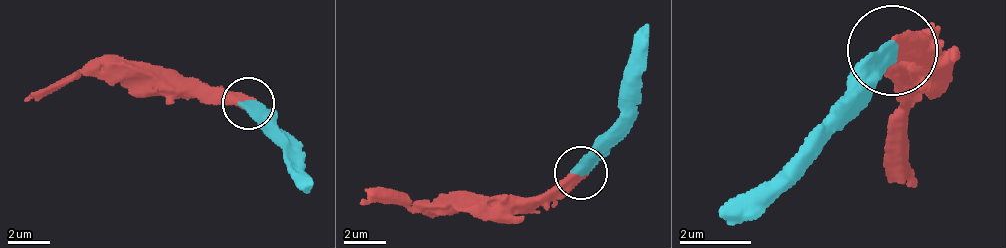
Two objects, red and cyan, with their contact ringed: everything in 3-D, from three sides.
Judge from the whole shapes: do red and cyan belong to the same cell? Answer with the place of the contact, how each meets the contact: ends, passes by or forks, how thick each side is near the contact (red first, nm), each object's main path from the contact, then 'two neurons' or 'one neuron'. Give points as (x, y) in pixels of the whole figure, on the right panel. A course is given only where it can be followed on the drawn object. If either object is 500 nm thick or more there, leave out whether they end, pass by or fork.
place (892, 50); red ends; cyan ends; calibres 440 and 480 nm; course red (890, 49), (924, 41), (919, 75), (904, 120), (912, 190); course cyan (890, 49), (866, 103), (723, 212); one neuron

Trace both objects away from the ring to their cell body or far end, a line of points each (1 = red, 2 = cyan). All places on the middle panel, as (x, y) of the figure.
1: (579, 171), (529, 204), (465, 207), (358, 201)
2: (579, 171), (600, 141), (649, 26)

